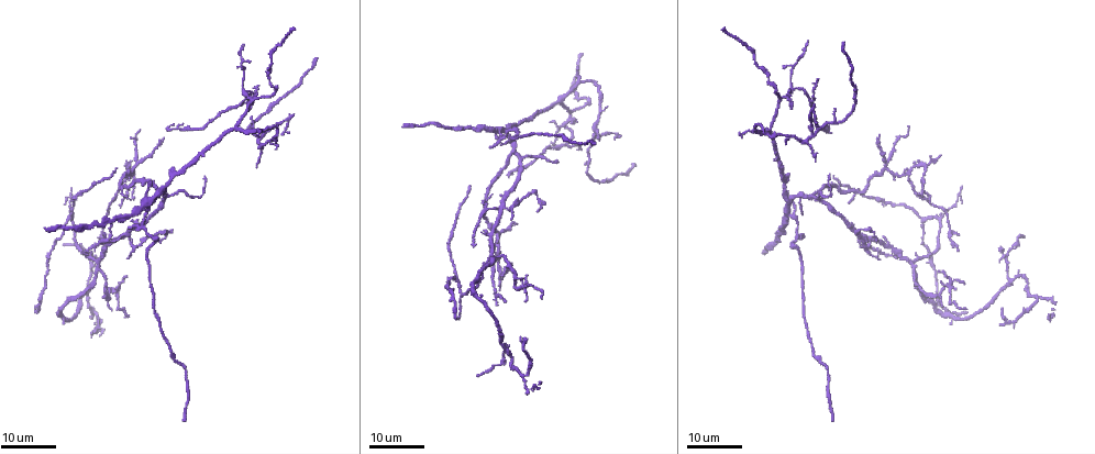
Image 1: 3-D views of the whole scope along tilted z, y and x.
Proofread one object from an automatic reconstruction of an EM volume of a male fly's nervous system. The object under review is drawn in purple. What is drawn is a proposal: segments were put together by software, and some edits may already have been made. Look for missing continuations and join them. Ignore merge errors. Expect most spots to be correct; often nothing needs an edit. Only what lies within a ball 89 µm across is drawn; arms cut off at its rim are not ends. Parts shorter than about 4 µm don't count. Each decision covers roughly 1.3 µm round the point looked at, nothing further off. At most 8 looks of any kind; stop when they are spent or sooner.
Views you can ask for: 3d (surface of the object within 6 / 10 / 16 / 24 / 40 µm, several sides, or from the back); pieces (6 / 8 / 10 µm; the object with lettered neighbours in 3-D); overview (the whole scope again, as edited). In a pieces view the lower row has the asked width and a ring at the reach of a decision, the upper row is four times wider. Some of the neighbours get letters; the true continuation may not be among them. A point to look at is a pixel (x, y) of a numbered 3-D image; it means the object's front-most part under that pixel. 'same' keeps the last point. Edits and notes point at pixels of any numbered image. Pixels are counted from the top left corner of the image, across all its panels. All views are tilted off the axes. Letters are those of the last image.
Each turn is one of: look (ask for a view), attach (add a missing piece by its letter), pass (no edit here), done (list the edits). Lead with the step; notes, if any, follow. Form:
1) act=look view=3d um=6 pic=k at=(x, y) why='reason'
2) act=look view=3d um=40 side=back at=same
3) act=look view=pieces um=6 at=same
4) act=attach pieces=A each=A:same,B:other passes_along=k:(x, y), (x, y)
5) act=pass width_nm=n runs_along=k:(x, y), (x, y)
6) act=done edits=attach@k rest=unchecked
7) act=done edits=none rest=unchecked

act=look view=3d um=16 pic=1 at=(473, 245) why='an open end'

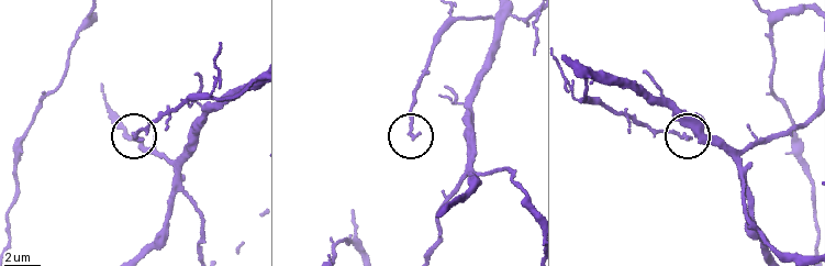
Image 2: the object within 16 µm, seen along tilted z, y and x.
act=look view=pieces um=10 pic=2 at=(688, 138)

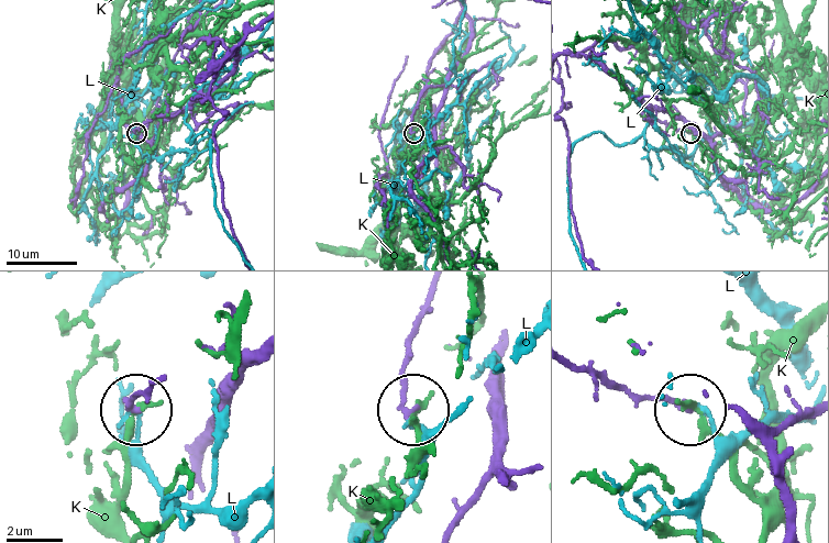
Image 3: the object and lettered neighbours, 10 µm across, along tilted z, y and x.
act=pass each=K:other,L:other runs_along=3:(571, 365), (650, 400), (689, 405) found='no lettered piece goes on from it'

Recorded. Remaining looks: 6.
act=look view=3d um=16 pic=1 at=(149, 185) why='branch stops here'

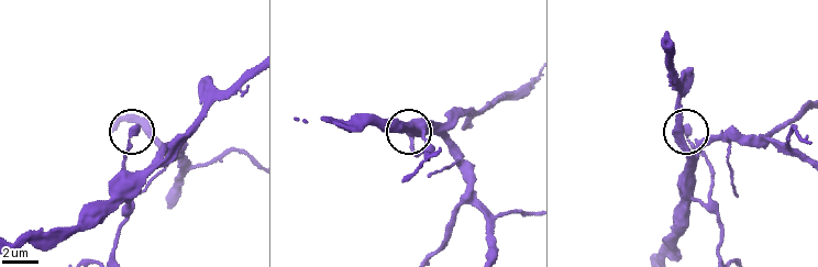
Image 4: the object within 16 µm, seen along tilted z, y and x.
act=look view=pieces um=8 pic=4 at=(685, 125) why='see the neighbours'

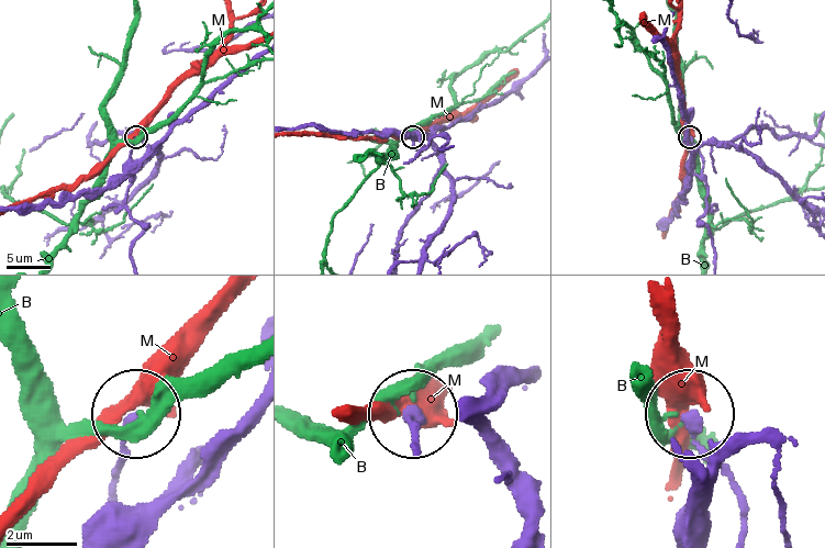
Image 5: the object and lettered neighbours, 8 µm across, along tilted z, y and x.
act=pass each=B:other,M:other runs_along=5:(743, 533), (740, 489), (691, 420) found='no lettered piece goes on from it'

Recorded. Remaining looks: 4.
act=look view=3d um=24 pic=1 at=(577, 67) why='an open end'

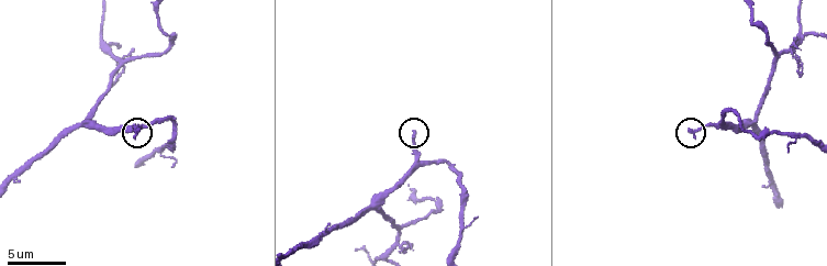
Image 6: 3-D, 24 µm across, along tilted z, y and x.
act=look view=pieces um=10 pic=6 at=(416, 134)

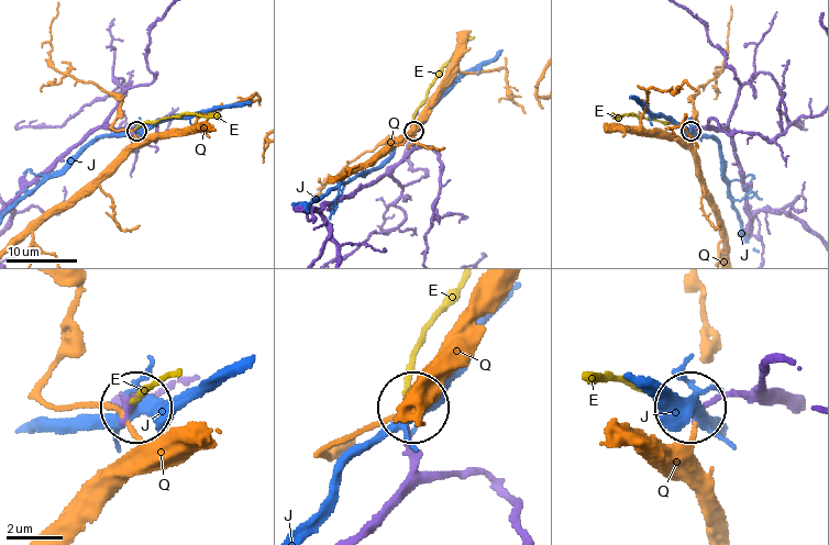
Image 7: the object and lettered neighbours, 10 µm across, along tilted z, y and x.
act=attach pieces=E each=E:same,J:other,Q:other passes_along=7:(114, 400), (126, 397), (128, 407), (163, 380) found='it goes on there'

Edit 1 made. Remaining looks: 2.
act=done edits=attach@7 rest=unchecked

